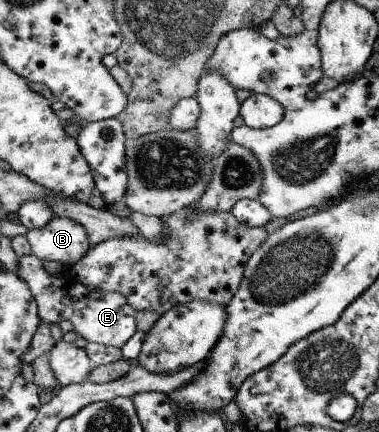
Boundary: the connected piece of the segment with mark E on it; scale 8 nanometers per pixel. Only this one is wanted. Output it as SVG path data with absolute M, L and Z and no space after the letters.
M35 254L17 256L17 272L29 286L38 306L39 318L43 323L51 325L68 320L74 331L89 343L104 344L121 348L136 333L135 314L137 311L127 302L127 296L119 292L97 292L83 286L75 275L66 272L50 274L43 266L43 260Z

